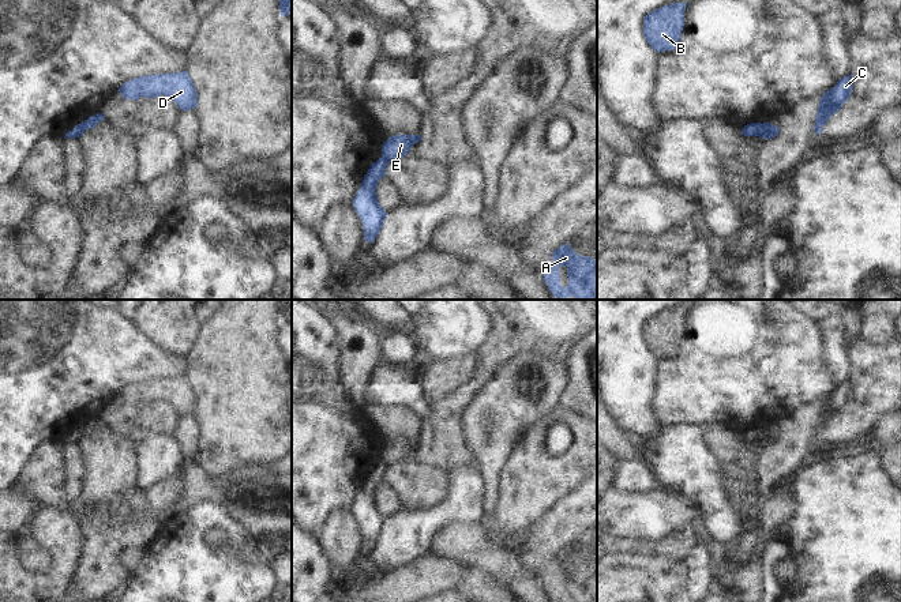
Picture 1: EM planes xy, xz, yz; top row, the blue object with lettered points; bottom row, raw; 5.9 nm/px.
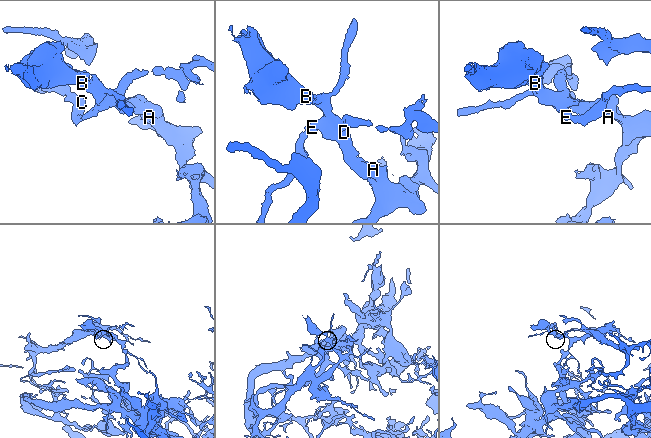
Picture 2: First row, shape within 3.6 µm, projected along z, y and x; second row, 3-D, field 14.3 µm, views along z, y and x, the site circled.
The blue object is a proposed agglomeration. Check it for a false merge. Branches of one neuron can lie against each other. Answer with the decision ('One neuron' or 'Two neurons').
Two neurons.

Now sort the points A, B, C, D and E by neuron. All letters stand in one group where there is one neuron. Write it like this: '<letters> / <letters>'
A B D E / C

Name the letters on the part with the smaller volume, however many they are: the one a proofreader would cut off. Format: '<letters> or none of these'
A, B, D, E

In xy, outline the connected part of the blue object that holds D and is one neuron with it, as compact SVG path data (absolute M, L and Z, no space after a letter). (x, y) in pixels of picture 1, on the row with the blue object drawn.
M188 71L173 74L144 75L125 82L120 89L124 99L138 101L140 97L149 99L166 95L172 98L181 110L198 106L198 93Z

